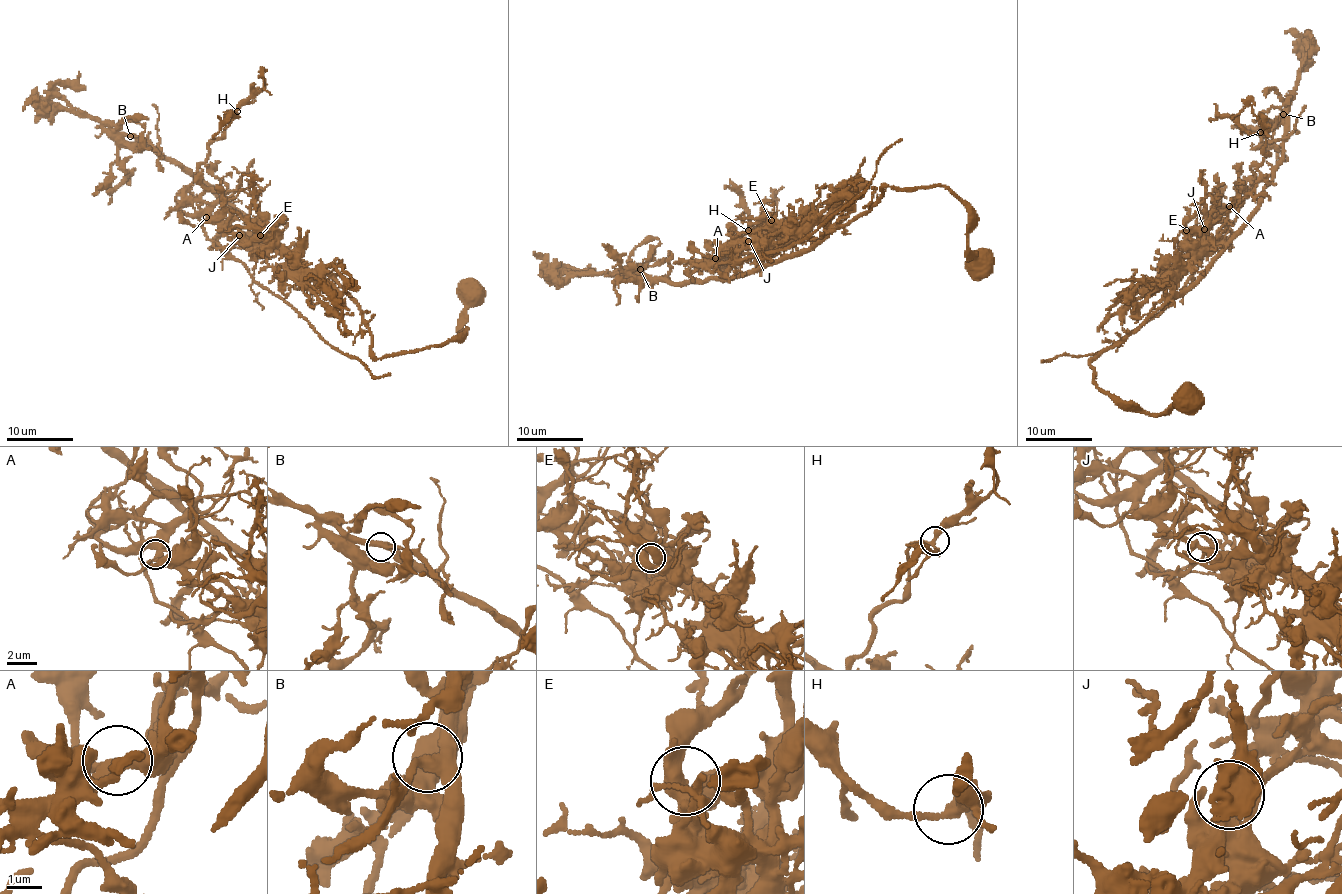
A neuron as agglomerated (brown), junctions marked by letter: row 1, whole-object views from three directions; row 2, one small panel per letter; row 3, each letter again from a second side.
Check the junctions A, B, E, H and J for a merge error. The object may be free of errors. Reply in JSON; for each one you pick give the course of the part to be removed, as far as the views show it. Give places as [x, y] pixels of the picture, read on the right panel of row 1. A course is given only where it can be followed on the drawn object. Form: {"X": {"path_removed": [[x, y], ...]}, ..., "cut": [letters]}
{"J": {"path_removed": [[1203, 229], [1229, 208], [1239, 207], [1183, 290], [1136, 329], [1096, 354], [1041, 361]]}, "cut": ["J"]}

